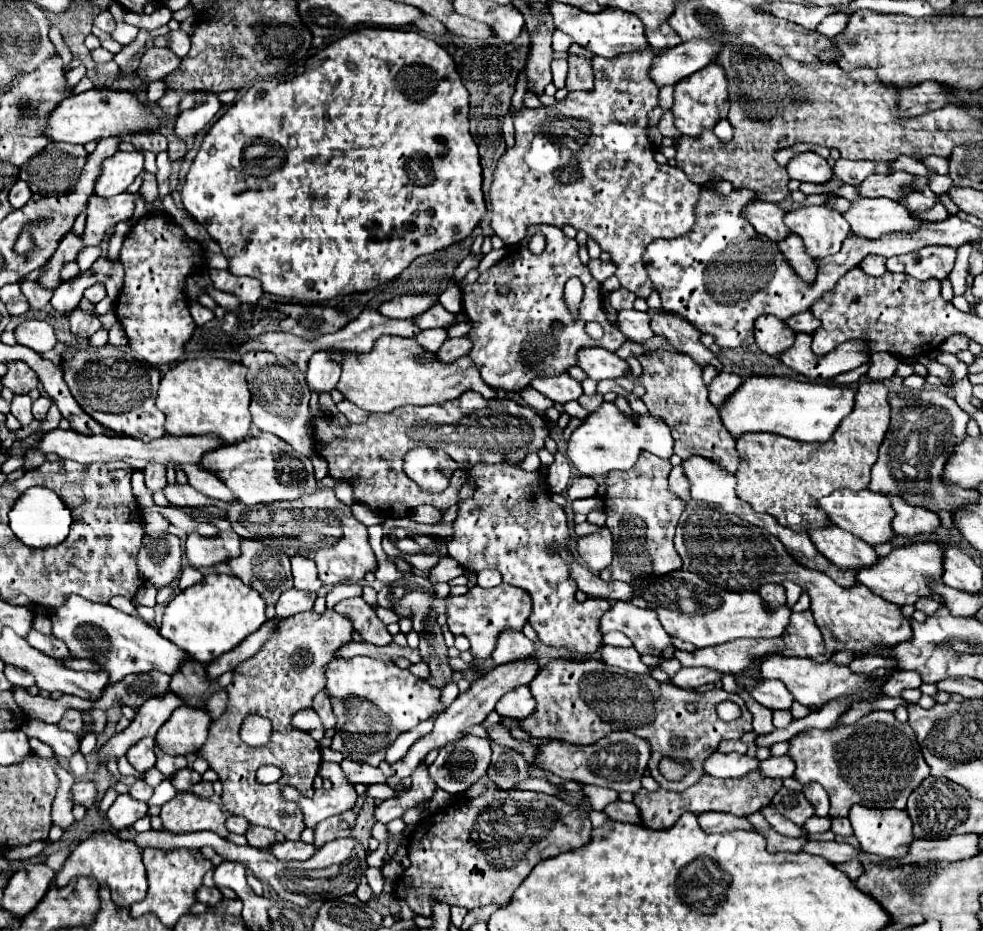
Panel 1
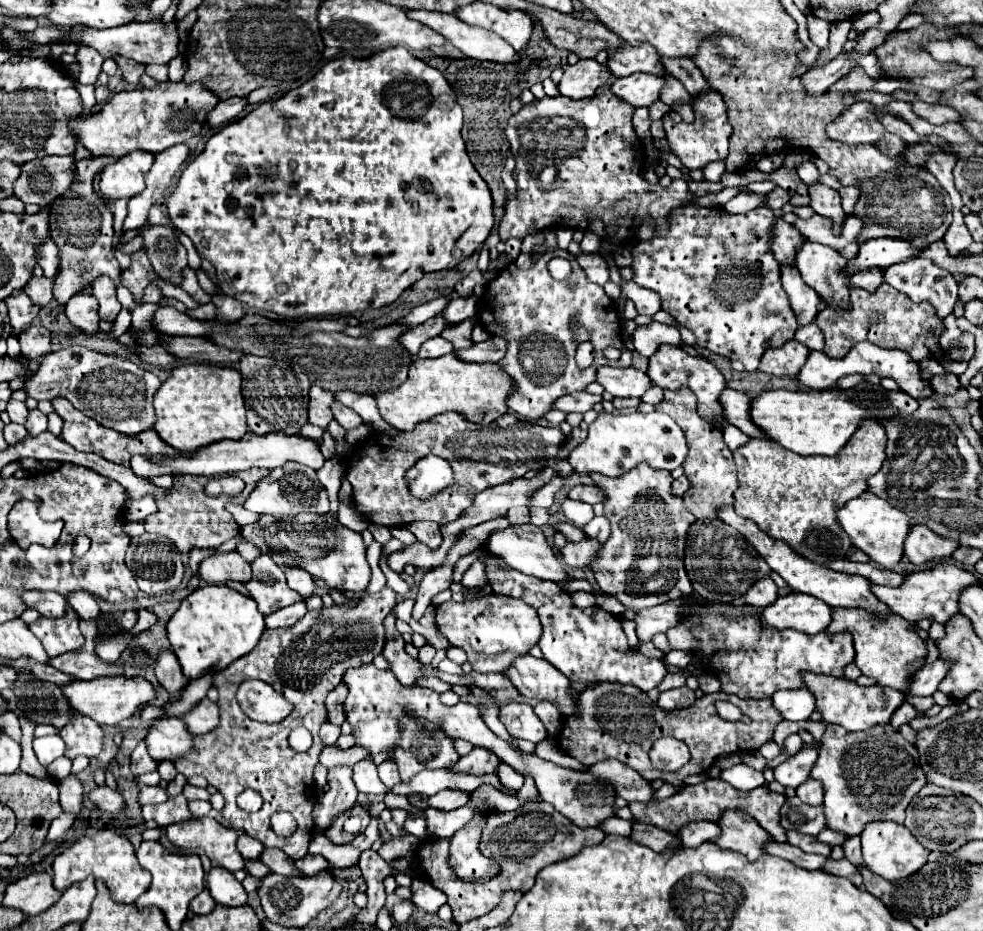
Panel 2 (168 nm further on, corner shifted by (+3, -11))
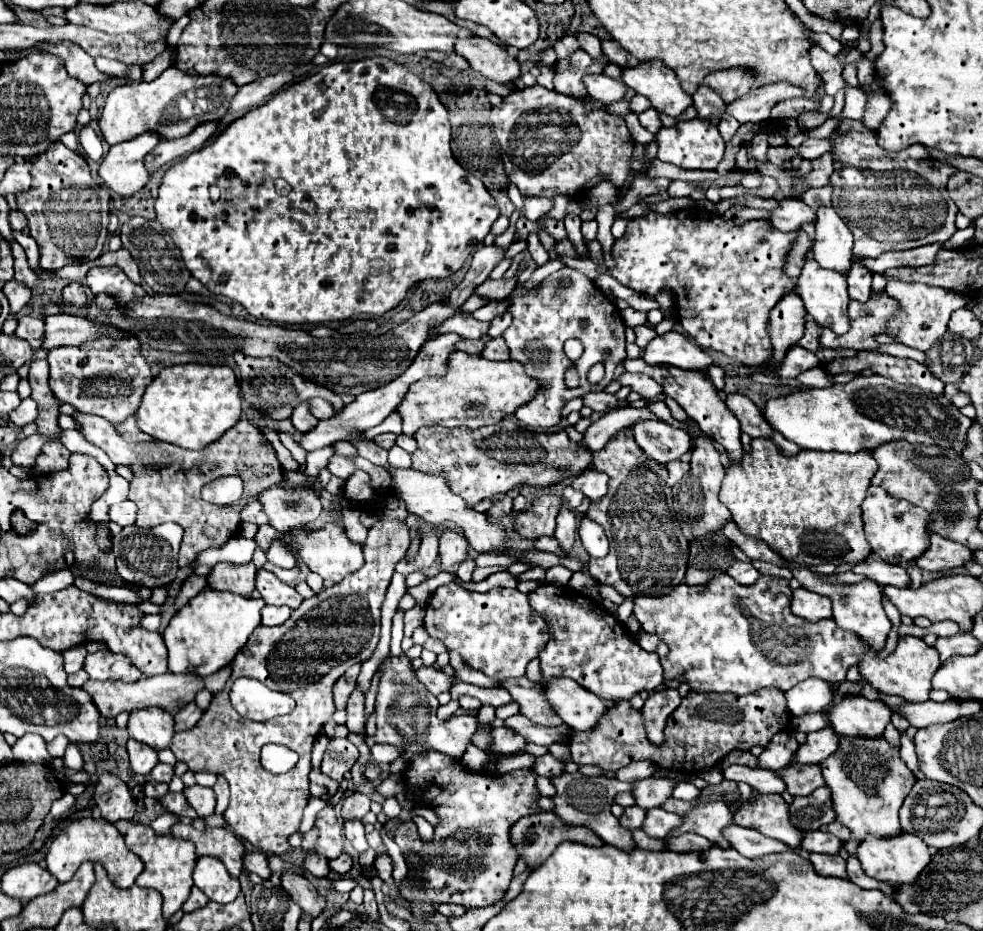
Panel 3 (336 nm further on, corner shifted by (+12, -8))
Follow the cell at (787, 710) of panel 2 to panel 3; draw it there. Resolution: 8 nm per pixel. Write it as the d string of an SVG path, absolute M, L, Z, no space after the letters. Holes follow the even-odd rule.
M806 679L786 691L788 709L792 715L806 713L824 713L834 701L834 683L826 683L824 679Z

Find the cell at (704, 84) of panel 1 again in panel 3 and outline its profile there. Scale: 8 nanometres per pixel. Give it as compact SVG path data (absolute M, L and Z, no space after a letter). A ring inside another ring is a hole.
M706 119L682 121L676 127L662 127L656 135L658 141L658 159L664 163L672 163L682 169L706 169L714 171L724 155L724 139L718 133L718 127L708 123Z

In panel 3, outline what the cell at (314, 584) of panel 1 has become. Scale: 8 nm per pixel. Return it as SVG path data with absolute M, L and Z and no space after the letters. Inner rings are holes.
M274 541L268 549L268 561L278 565L278 567L284 567L284 569L292 569L296 567L296 559L294 555L290 555L290 549L286 547L284 541Z

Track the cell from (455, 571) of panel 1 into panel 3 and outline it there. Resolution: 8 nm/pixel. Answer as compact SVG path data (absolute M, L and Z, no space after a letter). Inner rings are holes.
M444 531L440 537L440 561L442 571L452 571L468 557L468 543L464 537L452 531Z

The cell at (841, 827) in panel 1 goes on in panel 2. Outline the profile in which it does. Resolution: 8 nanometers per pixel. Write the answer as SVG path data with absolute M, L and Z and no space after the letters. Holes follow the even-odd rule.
M851 836L843 842L843 852L845 852L845 858L849 862L853 862L855 866L859 866L863 860L861 860L861 842L859 842L859 836Z

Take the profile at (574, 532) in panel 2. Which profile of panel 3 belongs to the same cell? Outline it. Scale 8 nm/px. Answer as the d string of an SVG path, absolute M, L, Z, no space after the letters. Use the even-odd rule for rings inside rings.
M544 493L532 503L532 507L518 513L512 529L520 537L526 537L526 539L538 539L542 535L554 535L556 515L558 515L560 505L562 505L560 495Z

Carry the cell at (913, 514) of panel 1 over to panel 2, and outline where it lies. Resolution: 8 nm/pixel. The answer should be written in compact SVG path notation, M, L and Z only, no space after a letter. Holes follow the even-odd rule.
M913 524L905 542L905 556L913 564L923 564L929 560L951 556L957 546L959 542L949 538L939 538L939 534L927 530L927 526L923 524Z

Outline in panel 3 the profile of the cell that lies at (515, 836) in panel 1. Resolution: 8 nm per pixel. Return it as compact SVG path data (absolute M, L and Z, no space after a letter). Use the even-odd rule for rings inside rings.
M546 811L522 817L516 825L512 825L510 833L512 833L512 845L516 847L518 855L524 857L528 861L528 865L534 869L540 867L552 855L552 851L564 841L576 841L576 843L584 843L584 845L592 845L592 847L602 845L602 839L598 839L588 827L574 827L568 823L562 823L562 819L558 819L558 815L546 813Z

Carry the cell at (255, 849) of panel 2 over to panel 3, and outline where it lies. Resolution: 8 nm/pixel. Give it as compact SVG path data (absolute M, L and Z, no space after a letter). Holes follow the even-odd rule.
M246 853L246 857L244 857L244 869L248 869L250 873L256 873L256 875L260 875L262 879L270 879L270 875L272 875L272 871L270 871L270 867L268 867L268 855L264 855L264 853Z

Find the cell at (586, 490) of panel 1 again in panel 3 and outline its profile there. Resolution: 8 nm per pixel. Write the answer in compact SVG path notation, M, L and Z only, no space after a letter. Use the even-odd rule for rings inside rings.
M584 471L572 479L572 487L580 489L590 501L598 501L608 491L608 475L602 471Z

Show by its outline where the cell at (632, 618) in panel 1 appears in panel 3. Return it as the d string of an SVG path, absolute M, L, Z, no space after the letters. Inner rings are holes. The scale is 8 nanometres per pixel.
M728 573L716 575L704 585L678 585L670 595L662 597L636 597L634 615L642 623L646 633L658 635L668 647L668 655L662 657L664 679L684 681L698 693L734 693L748 695L764 687L778 687L788 691L808 677L820 677L830 683L842 683L846 671L858 665L866 653L866 643L852 631L842 631L834 619L806 623L798 619L790 609L792 589L788 579L760 575L760 579L748 587L736 583Z

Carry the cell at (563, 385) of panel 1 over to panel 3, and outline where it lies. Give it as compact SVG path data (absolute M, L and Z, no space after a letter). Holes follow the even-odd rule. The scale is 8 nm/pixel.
M588 393L584 395L584 405L592 407L596 413L604 413L608 409L614 409L614 407L628 407L628 399L618 399L616 395L610 395L610 393Z

